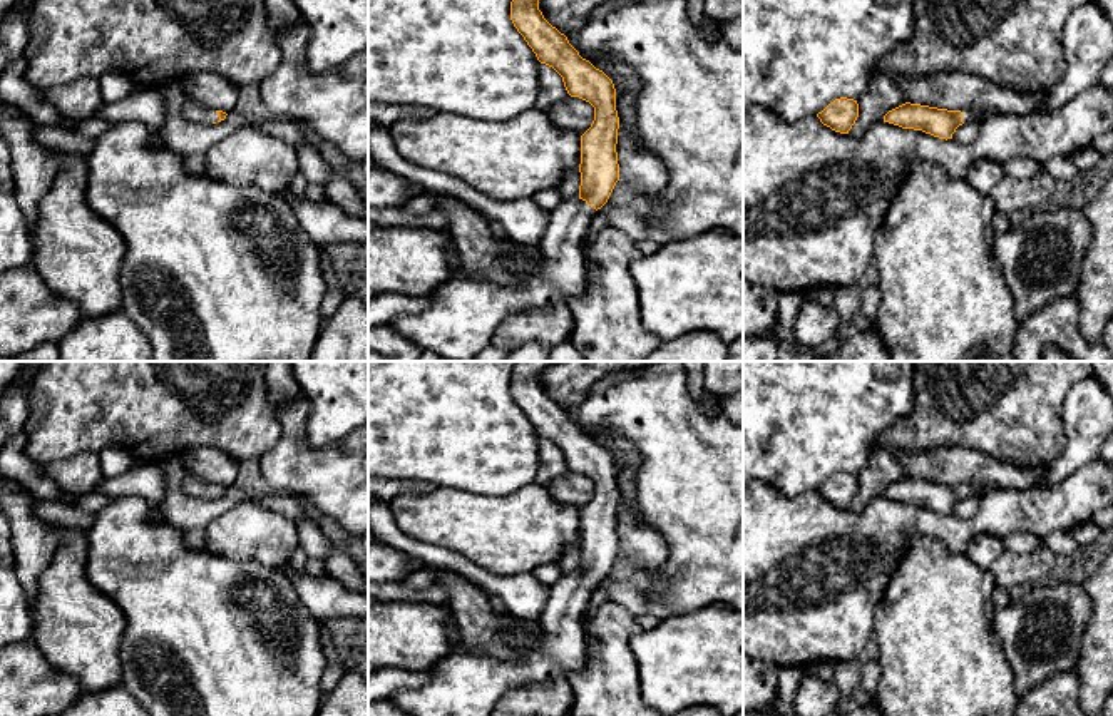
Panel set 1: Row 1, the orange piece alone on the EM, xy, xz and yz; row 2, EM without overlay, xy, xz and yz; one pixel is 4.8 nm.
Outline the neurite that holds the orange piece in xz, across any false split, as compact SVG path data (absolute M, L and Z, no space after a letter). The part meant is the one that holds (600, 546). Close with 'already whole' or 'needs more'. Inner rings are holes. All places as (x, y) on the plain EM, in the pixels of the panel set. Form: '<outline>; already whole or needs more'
M515 361L510 376L510 395L541 438L552 442L564 457L571 472L579 472L594 482L594 495L581 510L581 560L579 575L564 577L549 587L547 602L537 619L542 631L542 646L526 659L495 659L485 654L455 649L432 667L427 684L413 689L397 691L388 701L410 716L492 716L499 699L531 683L547 683L557 678L569 679L586 662L586 639L582 619L587 611L591 592L601 584L616 557L619 555L618 539L618 504L616 463L613 455L569 418L567 412L552 401L539 385L541 371L551 361Z; needs more

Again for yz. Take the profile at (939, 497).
M905 477L884 490L884 497L902 504L914 504L939 514L952 514L956 504L967 497L981 499L984 488L976 483L947 485L921 478Z; needs more

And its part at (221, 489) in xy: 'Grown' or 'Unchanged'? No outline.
Grown

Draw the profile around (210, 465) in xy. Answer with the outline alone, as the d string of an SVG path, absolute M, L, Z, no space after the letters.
M194 447L181 455L184 467L192 475L213 485L233 487L239 462L233 460L228 453L213 447Z

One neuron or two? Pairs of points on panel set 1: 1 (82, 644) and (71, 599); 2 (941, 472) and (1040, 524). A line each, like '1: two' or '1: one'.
1: one
2: two

